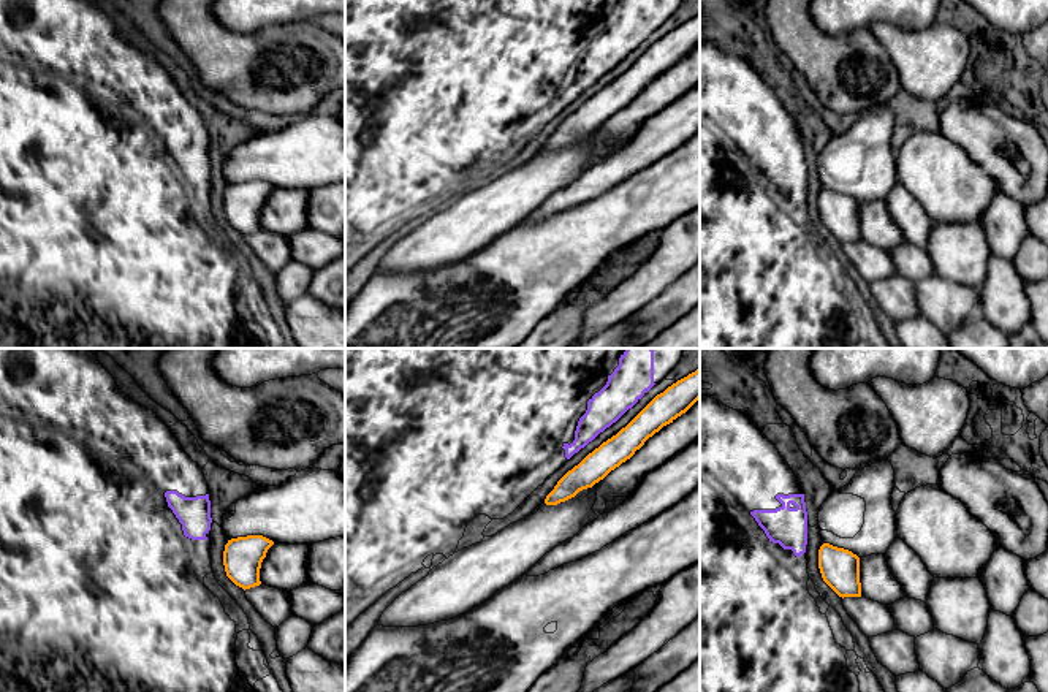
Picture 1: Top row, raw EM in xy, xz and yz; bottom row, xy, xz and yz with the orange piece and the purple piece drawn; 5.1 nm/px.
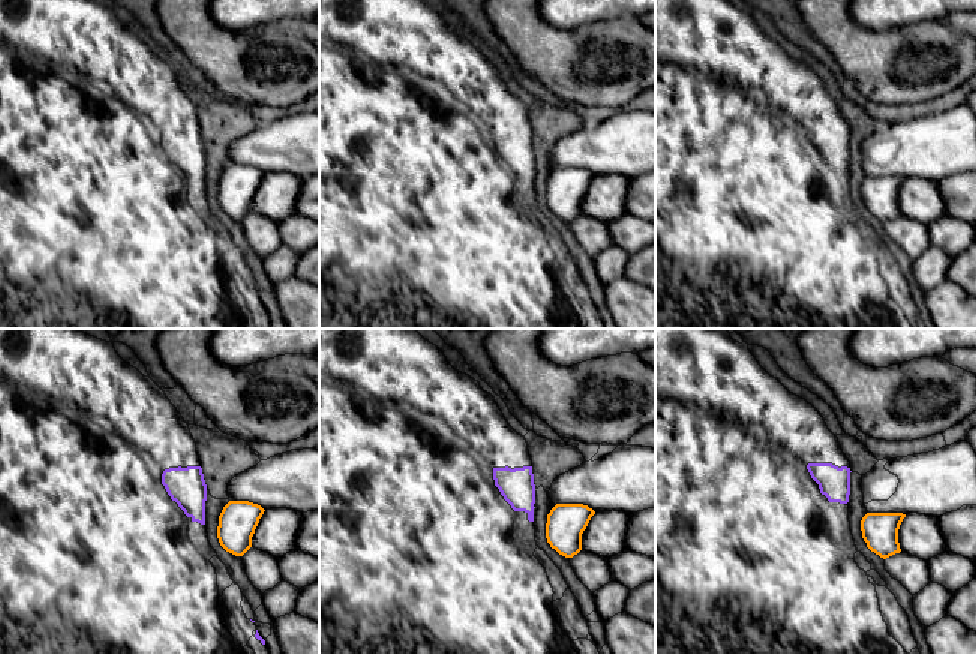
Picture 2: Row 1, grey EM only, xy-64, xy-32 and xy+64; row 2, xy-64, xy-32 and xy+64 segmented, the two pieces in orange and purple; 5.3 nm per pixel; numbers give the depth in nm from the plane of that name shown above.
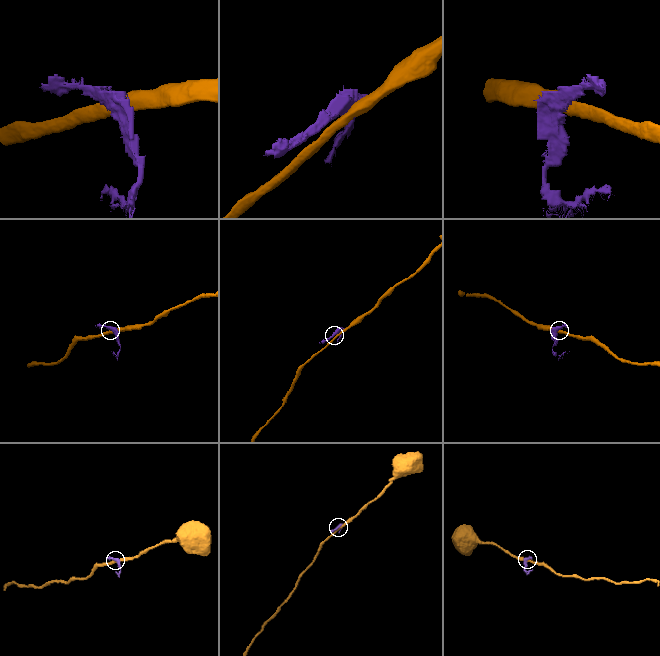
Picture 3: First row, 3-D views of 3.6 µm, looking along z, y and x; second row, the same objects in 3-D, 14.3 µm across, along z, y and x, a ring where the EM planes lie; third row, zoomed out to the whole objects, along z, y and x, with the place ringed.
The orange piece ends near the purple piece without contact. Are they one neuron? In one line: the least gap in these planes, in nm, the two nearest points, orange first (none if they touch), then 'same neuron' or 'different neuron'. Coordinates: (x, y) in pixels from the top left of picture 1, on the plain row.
50 nm apart; from orange across xz (589, 98), (583, 92); different neuron

